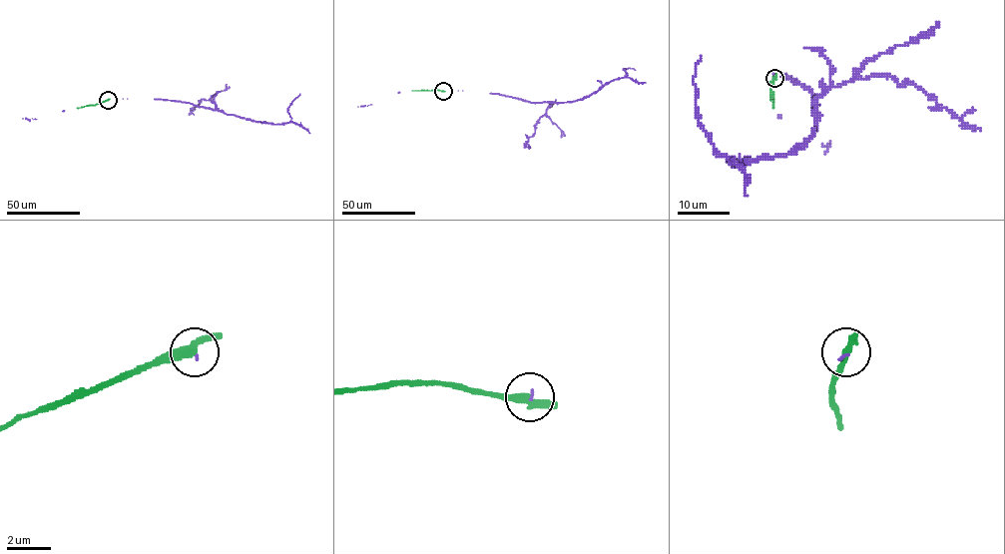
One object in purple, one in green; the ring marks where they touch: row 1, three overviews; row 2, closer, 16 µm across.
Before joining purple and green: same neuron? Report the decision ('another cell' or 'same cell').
another cell

